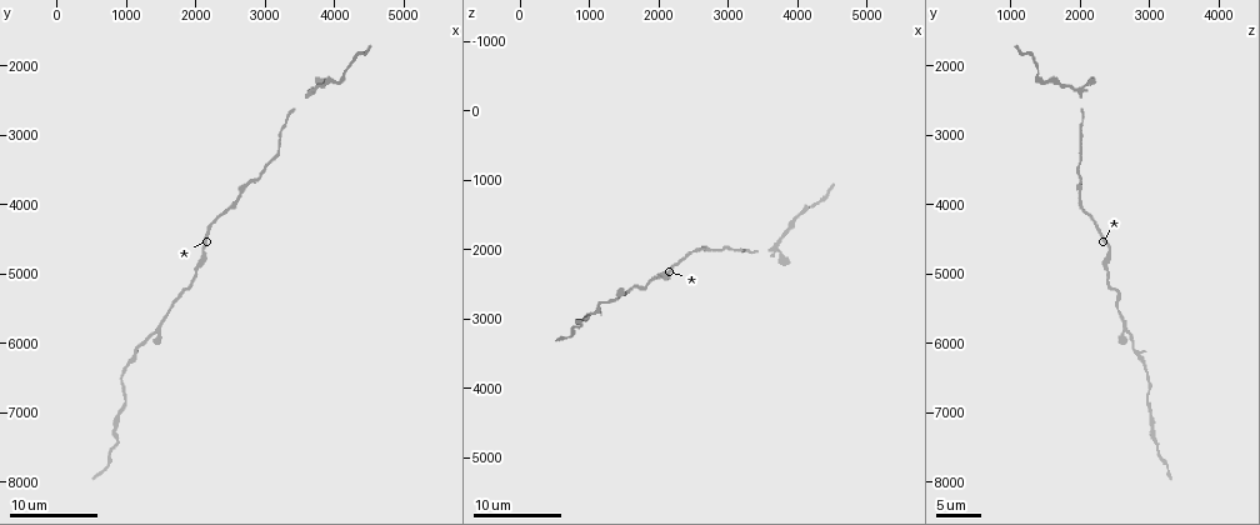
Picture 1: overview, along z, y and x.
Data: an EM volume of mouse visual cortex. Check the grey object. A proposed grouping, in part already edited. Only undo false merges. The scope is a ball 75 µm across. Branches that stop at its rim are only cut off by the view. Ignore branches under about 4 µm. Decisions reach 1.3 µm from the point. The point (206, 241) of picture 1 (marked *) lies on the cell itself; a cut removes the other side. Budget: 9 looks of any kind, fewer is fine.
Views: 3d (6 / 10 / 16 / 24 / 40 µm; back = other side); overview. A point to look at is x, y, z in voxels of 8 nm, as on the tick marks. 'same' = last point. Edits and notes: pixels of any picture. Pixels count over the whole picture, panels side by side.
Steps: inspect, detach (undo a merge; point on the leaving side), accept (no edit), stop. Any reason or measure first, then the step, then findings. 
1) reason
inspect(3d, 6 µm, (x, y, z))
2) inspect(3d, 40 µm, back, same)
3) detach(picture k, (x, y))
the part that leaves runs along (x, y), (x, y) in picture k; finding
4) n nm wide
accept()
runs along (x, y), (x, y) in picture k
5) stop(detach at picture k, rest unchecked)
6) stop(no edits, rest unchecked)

inspect(3d, 10 µm, (3000, 3400, 2000))

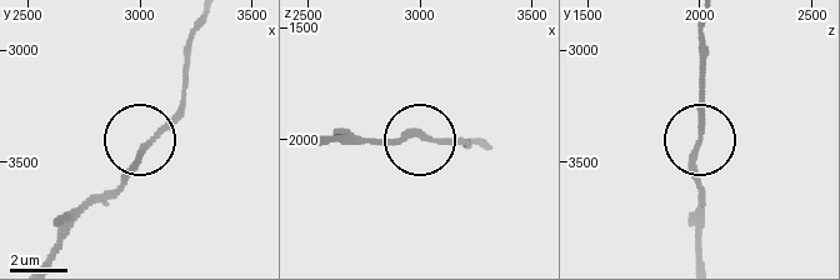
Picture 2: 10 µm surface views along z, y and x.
zoom in
inspect(3d, 6 µm, (3030, 3440, 1990))

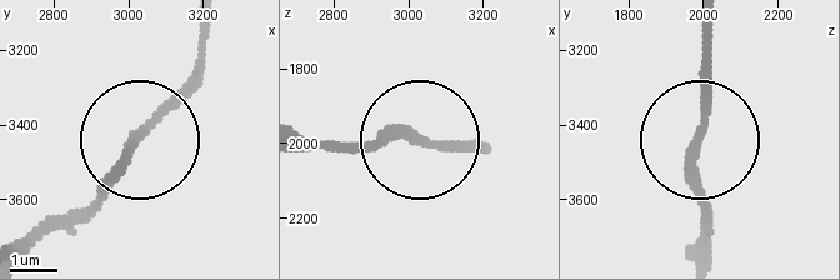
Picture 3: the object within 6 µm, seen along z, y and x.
accept()
runs along (305, 146), (413, 135), (480, 146) in picture 3; continuous, no second cell

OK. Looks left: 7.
three arms meet
inspect(3d, 10 µm, (3600, 2450, 2000))

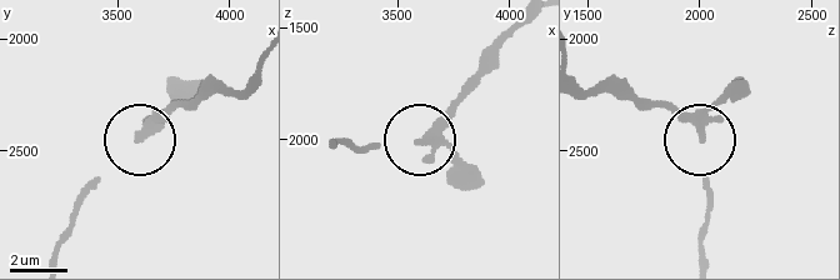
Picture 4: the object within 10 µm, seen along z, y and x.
accept()
runs along (53, 255), (79, 198), (151, 125), (191, 99) in picture 4; continuous, no second cell

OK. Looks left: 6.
thick turns thin
inspect(3d, 10 µm, (4000, 2250, 1550))

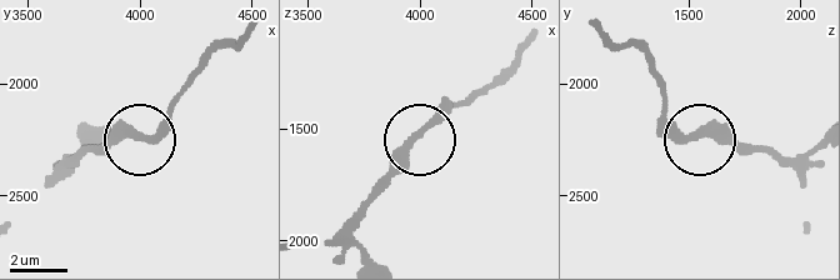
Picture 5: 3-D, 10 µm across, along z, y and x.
accept()
continuous, no second cell

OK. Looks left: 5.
sudden change in width
inspect(3d, 6 µm, (1050, 6300, 2950))

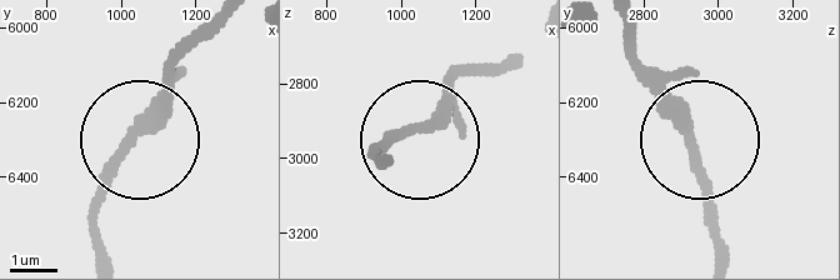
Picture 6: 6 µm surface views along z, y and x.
accept()
runs along (624, 29), (628, 53), (691, 136), (719, 256) in picture 6; one cell here

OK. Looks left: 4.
stop(no edits, rest unchecked)

